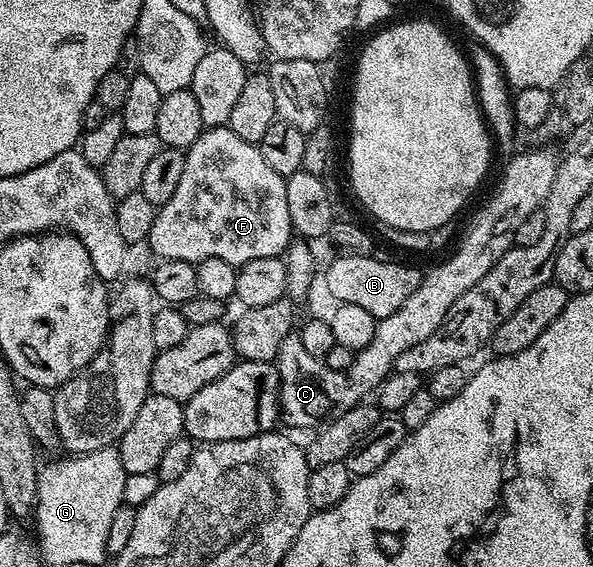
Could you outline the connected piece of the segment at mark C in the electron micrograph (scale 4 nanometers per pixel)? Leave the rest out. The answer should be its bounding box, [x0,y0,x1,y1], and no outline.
[277,148,560,429]

